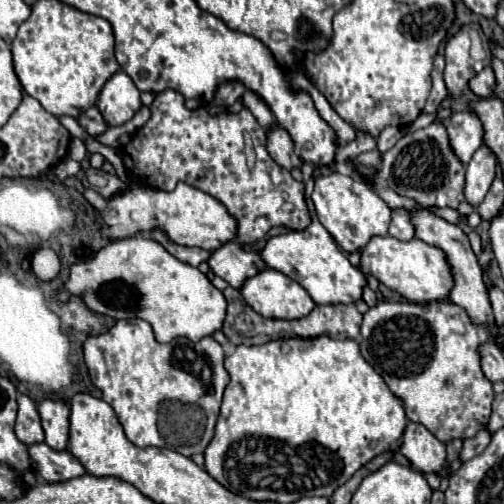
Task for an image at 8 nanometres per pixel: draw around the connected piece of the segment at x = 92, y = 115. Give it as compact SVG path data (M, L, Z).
M95 106L87 108L85 112L81 112L81 114L77 116L77 122L79 122L79 126L81 126L89 136L101 134L101 132L105 132L105 130L109 128L109 126L105 124L101 112L99 112Z

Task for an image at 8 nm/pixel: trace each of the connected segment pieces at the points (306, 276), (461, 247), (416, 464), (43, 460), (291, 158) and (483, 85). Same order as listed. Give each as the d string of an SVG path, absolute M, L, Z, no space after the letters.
M317 218L307 230L269 238L259 256L269 268L299 282L309 292L315 304L353 304L361 298L363 286L367 284L365 276L355 266L351 266L347 256L339 250L331 234L319 224Z
M429 210L411 212L411 224L415 226L417 238L421 238L423 242L427 242L431 246L441 248L447 254L447 260L453 268L453 278L455 278L455 286L451 290L449 300L455 302L457 306L461 306L471 316L471 320L475 320L475 324L495 324L493 310L491 310L489 296L487 296L487 288L483 284L483 272L481 272L481 266L479 266L479 262L471 250L471 244L469 244L465 232L459 226L439 218L437 214L433 214Z
M407 422L399 452L413 464L413 468L421 472L447 474L445 444L439 442L431 432L427 432L423 424Z
M43 442L27 446L27 452L29 452L29 458L37 464L41 478L51 484L65 482L85 474L85 468L79 464L79 460L71 452L65 452L65 450L57 452Z
M273 124L271 132L267 132L267 152L277 164L281 164L287 170L301 166L299 156L295 156L293 152L291 136L285 132L285 128L279 128L279 124Z
M487 66L487 68L483 68L483 72L475 74L469 84L469 90L477 96L483 96L483 98L491 96L493 88L495 88L495 74L493 74L491 66Z

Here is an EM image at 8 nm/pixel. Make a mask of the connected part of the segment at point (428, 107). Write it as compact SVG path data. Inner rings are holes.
M437 52L435 54L435 60L433 60L433 72L431 72L431 78L433 78L433 88L431 88L431 94L427 98L427 104L425 104L425 110L423 112L429 112L429 114L435 114L439 104L447 98L451 98L451 94L447 92L447 86L443 82L443 54Z

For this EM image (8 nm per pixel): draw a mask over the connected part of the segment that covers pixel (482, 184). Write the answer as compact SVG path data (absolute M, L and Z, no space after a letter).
M481 146L473 154L471 162L465 166L463 192L465 192L465 200L471 206L479 206L483 202L483 198L495 178L495 168L497 168L497 158L487 146Z

